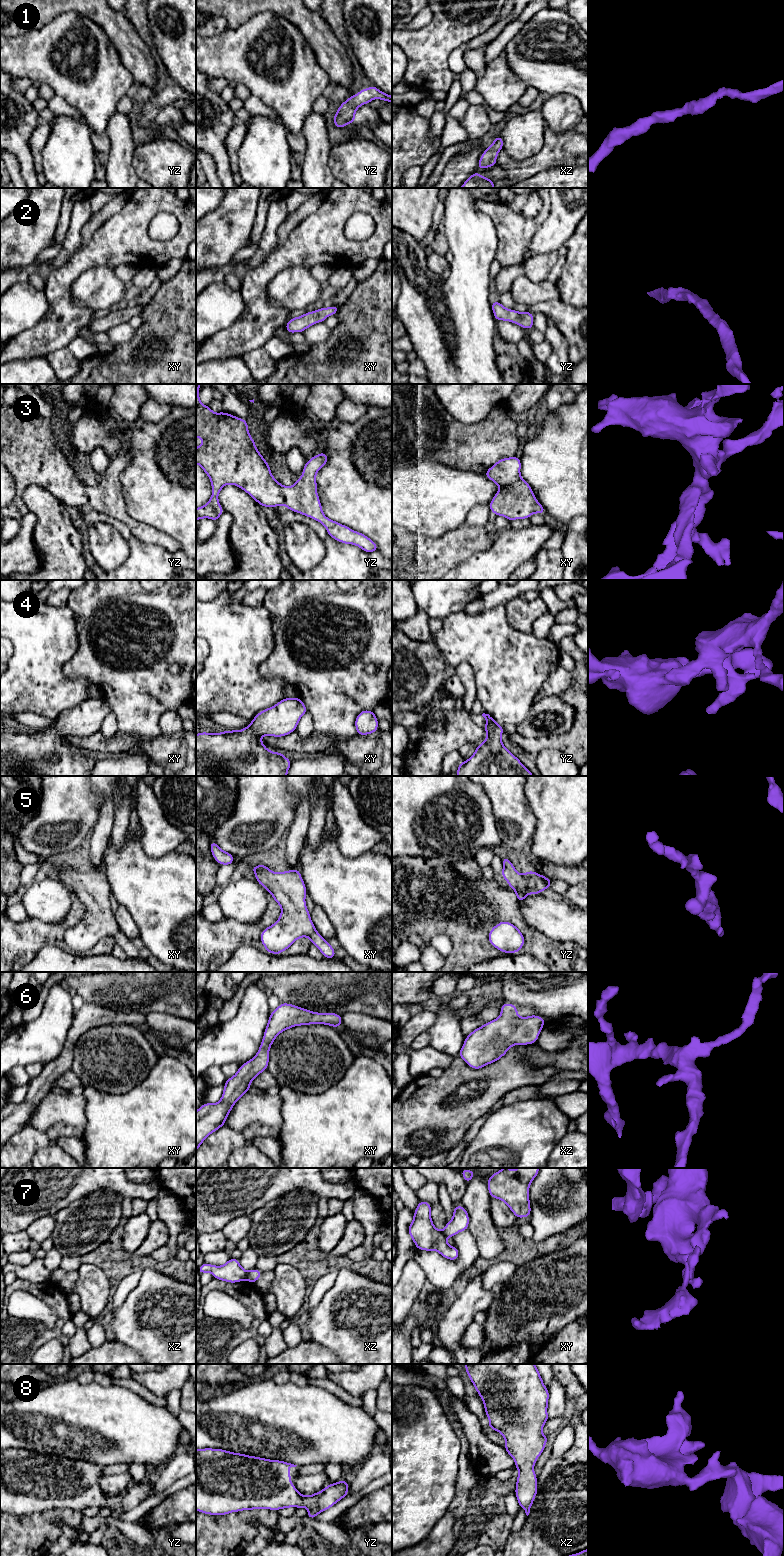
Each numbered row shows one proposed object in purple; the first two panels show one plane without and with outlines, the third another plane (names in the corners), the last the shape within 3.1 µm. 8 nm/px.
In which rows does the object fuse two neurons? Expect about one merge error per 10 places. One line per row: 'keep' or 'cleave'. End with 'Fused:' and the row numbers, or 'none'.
1: keep
2: keep
3: keep
4: keep
5: keep
6: keep
7: cleave
8: keep
Fused: 7

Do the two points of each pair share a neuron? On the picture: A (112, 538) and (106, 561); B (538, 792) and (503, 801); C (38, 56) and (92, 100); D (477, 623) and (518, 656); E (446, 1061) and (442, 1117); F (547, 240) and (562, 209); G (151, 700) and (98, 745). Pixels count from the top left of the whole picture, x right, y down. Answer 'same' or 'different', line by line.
A: same
B: different
C: same
D: same
E: different
F: same
G: different

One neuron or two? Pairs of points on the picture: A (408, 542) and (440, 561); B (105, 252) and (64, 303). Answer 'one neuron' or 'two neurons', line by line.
A: one neuron
B: one neuron

